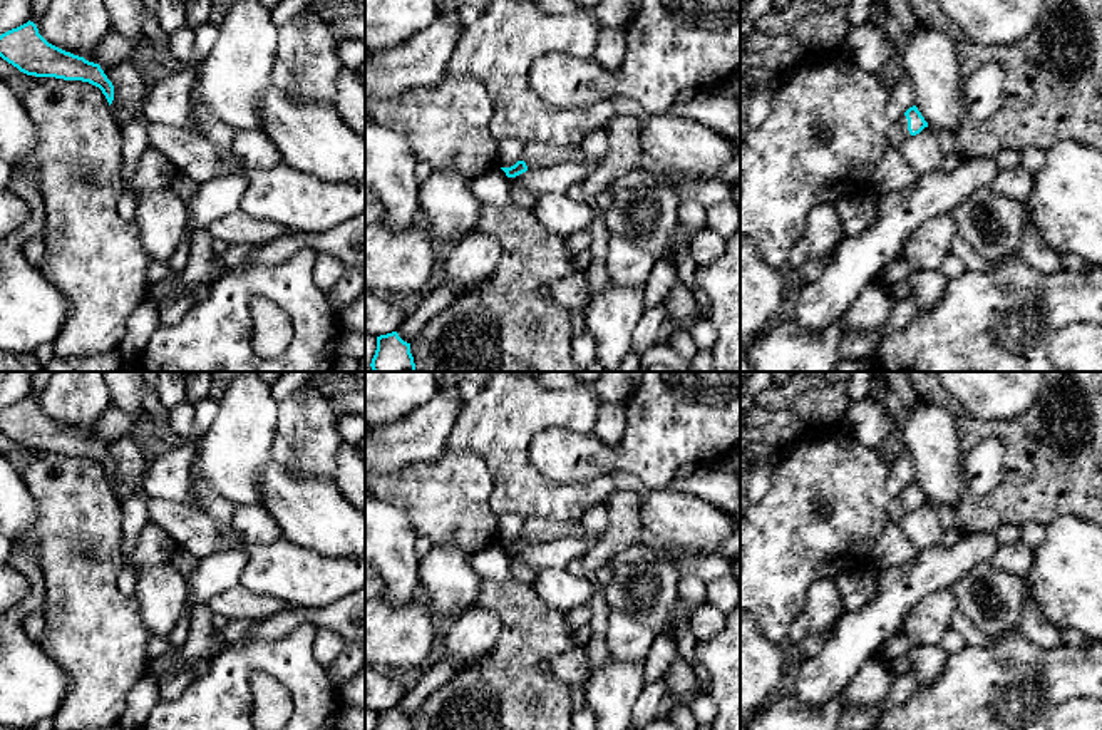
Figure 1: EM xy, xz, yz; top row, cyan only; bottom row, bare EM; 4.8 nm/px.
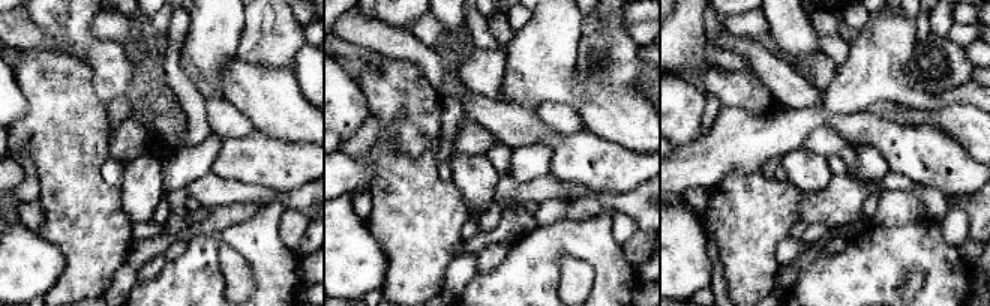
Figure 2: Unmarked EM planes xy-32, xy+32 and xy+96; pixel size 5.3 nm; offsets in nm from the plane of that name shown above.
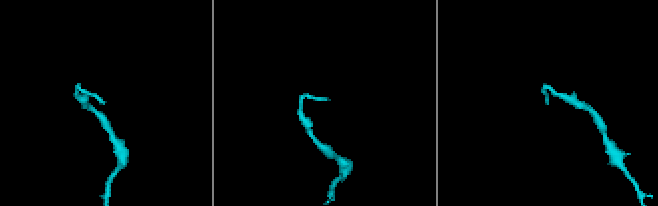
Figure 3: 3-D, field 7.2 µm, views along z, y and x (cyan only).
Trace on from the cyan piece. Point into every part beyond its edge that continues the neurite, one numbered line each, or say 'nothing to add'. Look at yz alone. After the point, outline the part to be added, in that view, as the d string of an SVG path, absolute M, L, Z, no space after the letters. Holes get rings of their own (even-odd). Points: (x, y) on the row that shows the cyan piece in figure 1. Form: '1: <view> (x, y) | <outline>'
1: yz (898, 133) | M903 116L898 122L891 124L888 131L889 147L899 149L906 139L913 137L908 131L908 119Z

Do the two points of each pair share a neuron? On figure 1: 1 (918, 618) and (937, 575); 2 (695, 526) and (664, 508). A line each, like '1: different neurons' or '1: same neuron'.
1: different neurons
2: same neuron

